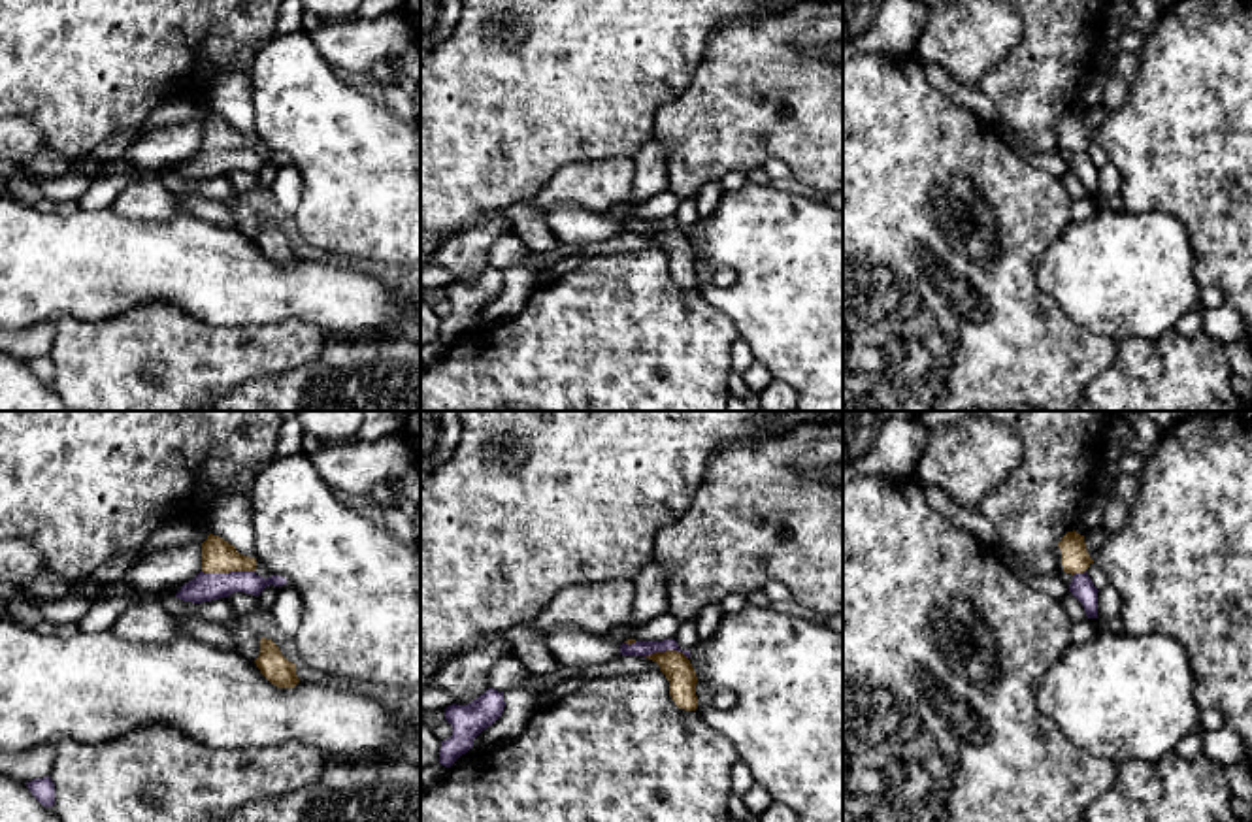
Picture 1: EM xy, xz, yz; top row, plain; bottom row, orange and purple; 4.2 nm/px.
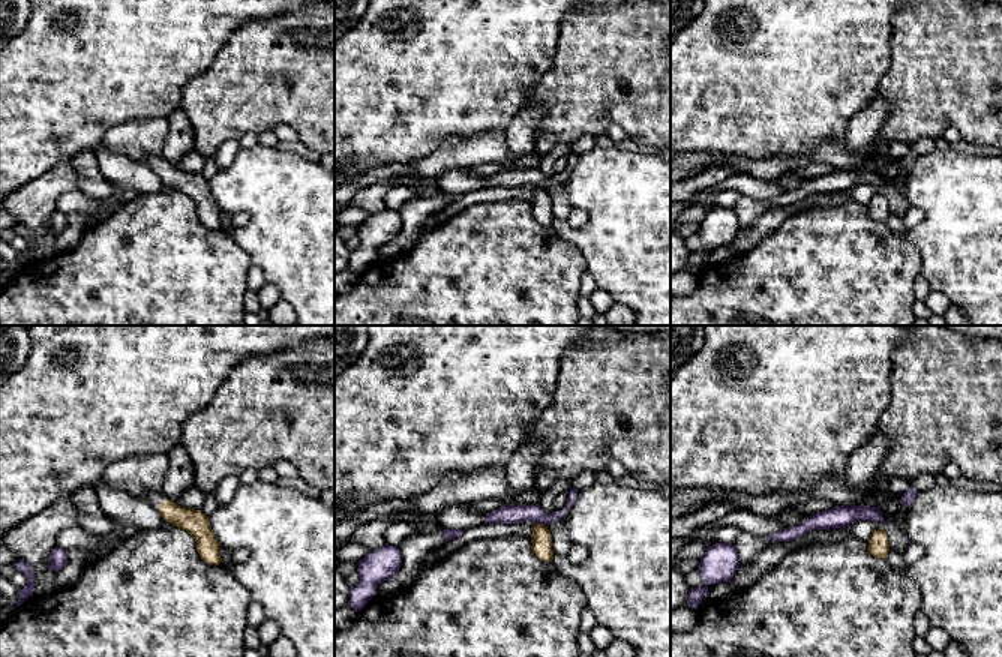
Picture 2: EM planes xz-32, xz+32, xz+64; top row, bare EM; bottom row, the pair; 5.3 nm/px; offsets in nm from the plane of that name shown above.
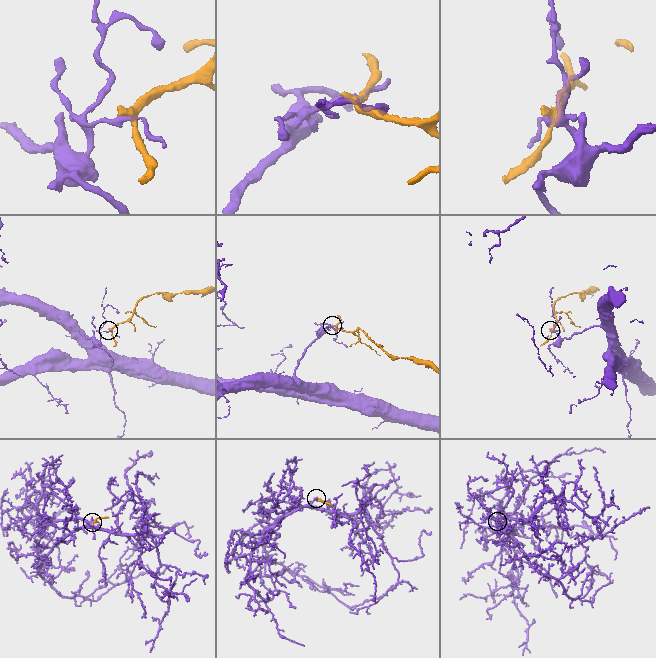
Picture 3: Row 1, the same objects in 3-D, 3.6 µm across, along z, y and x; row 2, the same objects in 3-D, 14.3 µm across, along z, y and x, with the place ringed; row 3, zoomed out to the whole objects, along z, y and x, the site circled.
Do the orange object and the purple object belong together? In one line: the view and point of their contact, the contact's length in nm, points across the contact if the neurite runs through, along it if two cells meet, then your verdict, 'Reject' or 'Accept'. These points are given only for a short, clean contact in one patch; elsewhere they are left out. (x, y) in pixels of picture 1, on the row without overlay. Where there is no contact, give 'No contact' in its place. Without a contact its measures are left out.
Touches orange at xy (229, 149). Shared border 220 nm. Boundary: xy (202, 147), (253, 149). Reject

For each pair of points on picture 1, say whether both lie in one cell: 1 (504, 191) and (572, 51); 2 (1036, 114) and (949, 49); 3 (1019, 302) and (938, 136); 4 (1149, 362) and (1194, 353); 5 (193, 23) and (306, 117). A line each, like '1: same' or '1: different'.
1: same
2: different
3: same
4: same
5: different

